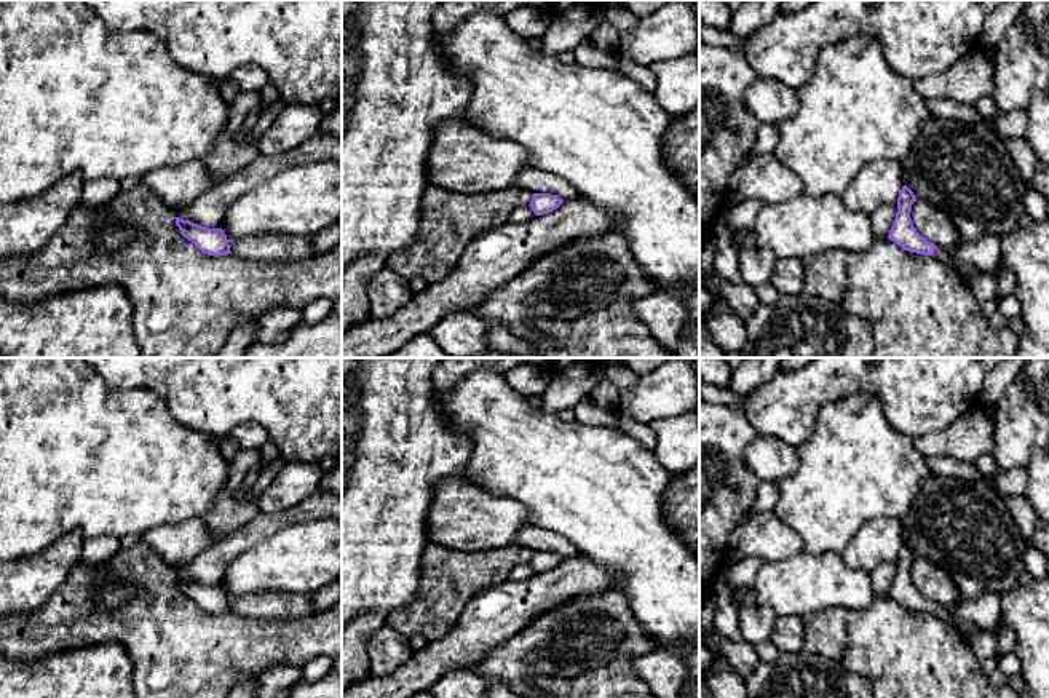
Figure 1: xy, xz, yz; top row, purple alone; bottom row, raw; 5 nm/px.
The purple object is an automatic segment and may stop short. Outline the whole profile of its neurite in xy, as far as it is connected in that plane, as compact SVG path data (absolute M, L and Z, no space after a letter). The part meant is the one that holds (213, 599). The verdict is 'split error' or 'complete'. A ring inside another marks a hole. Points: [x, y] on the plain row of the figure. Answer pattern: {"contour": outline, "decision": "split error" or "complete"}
{"contour": "M174 575L180 593L192 599L201 610L208 613L232 612L227 593L222 586L208 586L180 575Z", "decision": "complete"}

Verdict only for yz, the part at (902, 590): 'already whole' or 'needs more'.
needs more

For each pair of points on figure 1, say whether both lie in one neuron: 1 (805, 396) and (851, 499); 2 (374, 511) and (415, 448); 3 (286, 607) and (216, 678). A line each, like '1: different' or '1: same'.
1: different
2: same
3: different

